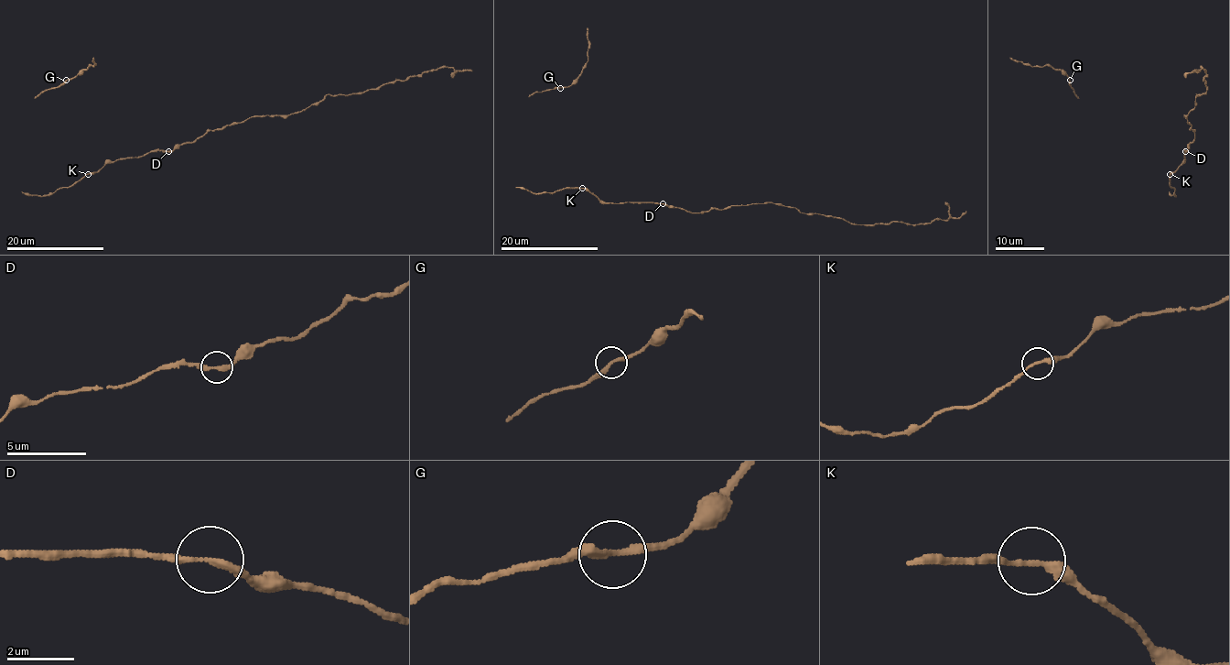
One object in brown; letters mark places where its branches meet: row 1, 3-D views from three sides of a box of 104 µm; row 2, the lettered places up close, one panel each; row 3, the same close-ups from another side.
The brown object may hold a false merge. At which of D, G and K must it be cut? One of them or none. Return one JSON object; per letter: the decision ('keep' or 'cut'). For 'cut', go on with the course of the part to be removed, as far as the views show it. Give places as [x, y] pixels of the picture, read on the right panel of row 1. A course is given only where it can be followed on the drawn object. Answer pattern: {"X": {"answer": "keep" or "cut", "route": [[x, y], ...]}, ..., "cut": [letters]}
{"D": {"answer": "keep"}, "G": {"answer": "keep"}, "K": {"answer": "keep"}, "cut": []}

